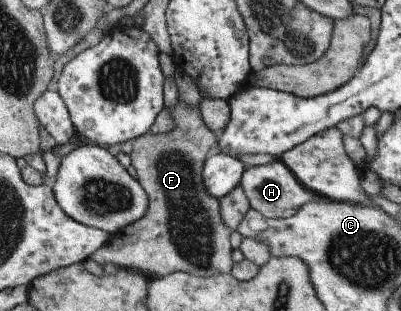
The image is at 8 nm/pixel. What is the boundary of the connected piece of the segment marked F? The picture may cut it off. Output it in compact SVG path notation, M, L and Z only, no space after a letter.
M179 103L170 110L176 127L164 134L145 133L132 141L131 158L137 172L138 181L149 193L149 213L140 221L125 227L90 257L102 263L111 263L118 268L136 270L152 278L161 278L177 271L185 271L197 276L210 277L216 274L230 274L233 260L230 235L232 230L226 225L221 214L221 200L207 190L204 177L205 163L215 151L219 135L204 123L199 105L186 107Z

